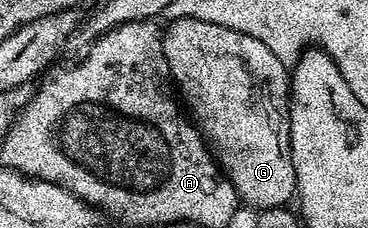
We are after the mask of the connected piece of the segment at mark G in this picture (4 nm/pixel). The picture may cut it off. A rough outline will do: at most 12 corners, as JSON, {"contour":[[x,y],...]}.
{"contour":[[201,19],[164,31],[241,204],[291,204],[289,68]]}

